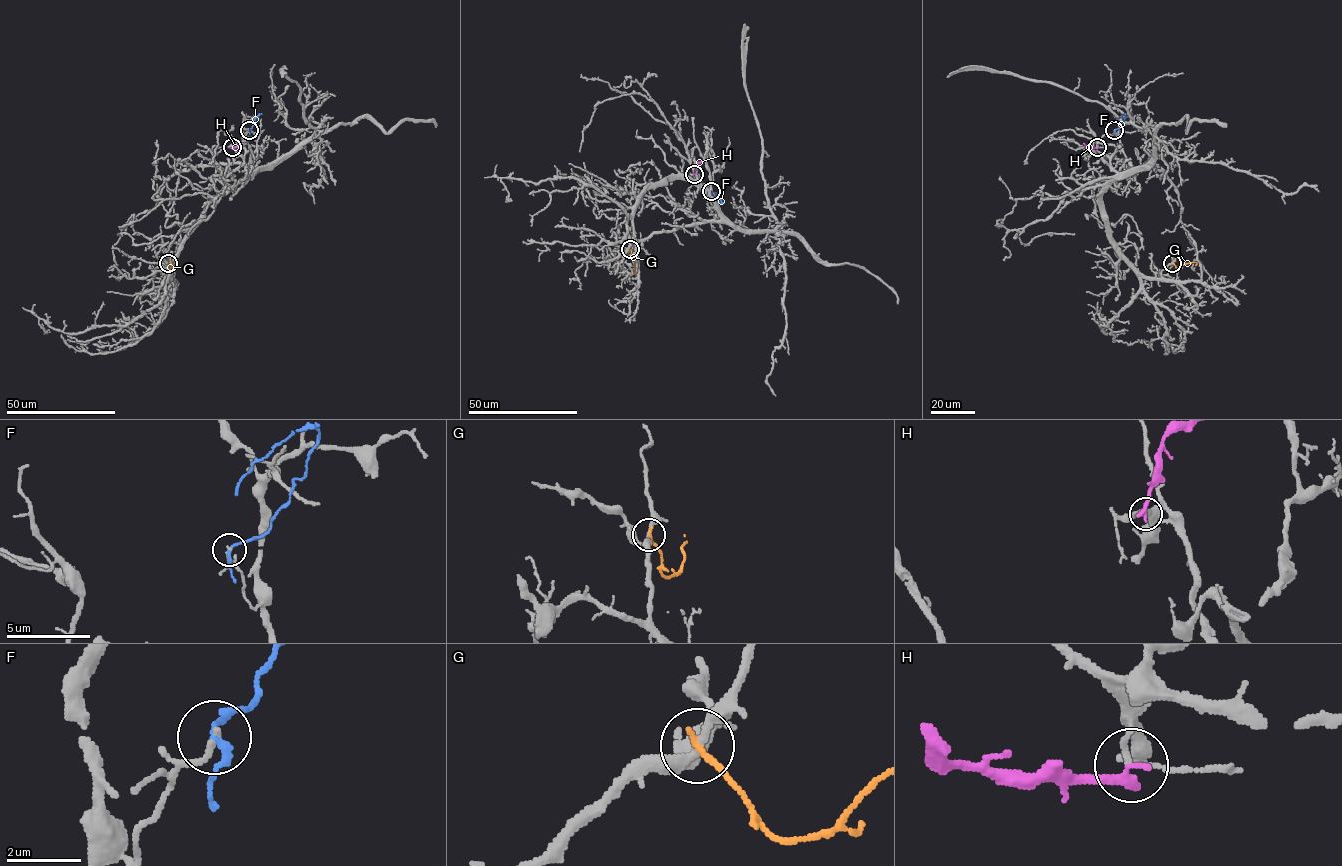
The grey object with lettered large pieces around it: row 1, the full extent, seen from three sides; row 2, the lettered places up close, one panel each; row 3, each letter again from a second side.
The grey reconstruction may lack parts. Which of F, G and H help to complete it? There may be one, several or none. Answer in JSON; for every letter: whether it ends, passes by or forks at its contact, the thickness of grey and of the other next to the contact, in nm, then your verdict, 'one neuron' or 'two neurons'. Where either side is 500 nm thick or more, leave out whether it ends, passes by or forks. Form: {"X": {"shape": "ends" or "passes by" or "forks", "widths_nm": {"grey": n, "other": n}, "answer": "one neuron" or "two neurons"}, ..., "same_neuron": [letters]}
{"F": {"shape": "passes by", "widths_nm": {"grey": 180, "other": 170}, "answer": "two neurons"}, "G": {"shape": "ends", "widths_nm": {"grey": 200, "other": 170}, "answer": "two neurons"}, "H": {"shape": "ends", "widths_nm": {"grey": 140, "other": 280}, "answer": "two neurons"}, "same_neuron": []}

